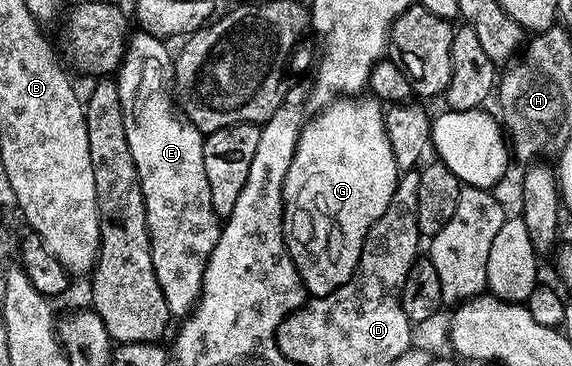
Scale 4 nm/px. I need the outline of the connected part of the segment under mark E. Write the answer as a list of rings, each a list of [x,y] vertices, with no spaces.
[[[143,29],[137,32],[137,35],[135,32],[129,38],[124,60],[120,62],[120,70],[115,72],[114,78],[126,125],[126,145],[130,145],[130,157],[134,157],[144,198],[154,273],[158,277],[162,297],[166,297],[169,316],[186,317],[196,308],[200,299],[202,277],[206,273],[210,253],[214,253],[214,245],[218,245],[222,219],[214,213],[214,205],[210,205],[210,181],[206,181],[204,168],[205,136],[193,123],[178,114],[178,103],[173,91],[176,78],[173,52],[168,52],[169,44],[165,40]]]

